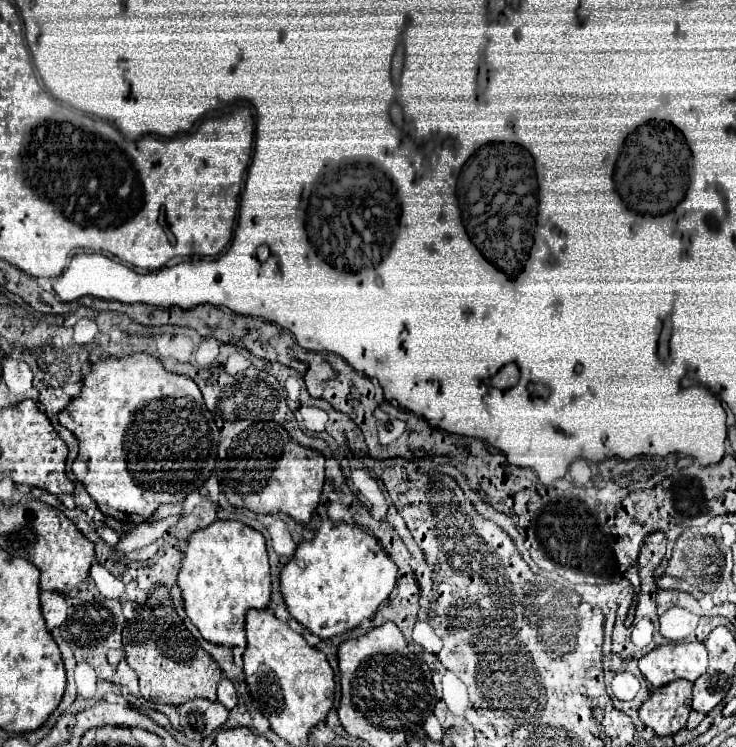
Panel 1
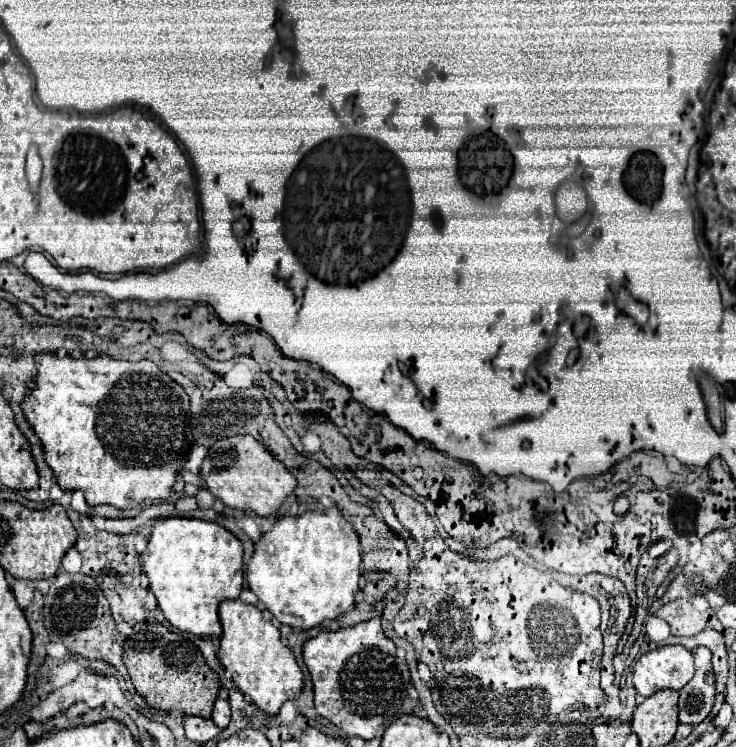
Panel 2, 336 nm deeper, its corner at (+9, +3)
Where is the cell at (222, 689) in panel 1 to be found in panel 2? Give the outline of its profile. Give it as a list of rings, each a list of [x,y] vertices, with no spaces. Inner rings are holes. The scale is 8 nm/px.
[[[218,698],[216,704],[214,704],[214,712],[212,712],[212,720],[218,728],[226,728],[228,722],[230,722],[230,704],[228,700],[222,700]]]

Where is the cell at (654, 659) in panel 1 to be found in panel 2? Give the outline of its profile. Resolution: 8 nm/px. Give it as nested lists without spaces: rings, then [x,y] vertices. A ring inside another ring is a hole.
[[[674,644],[646,652],[634,666],[634,688],[640,696],[652,696],[658,690],[680,690],[694,674],[694,656],[688,648]]]

